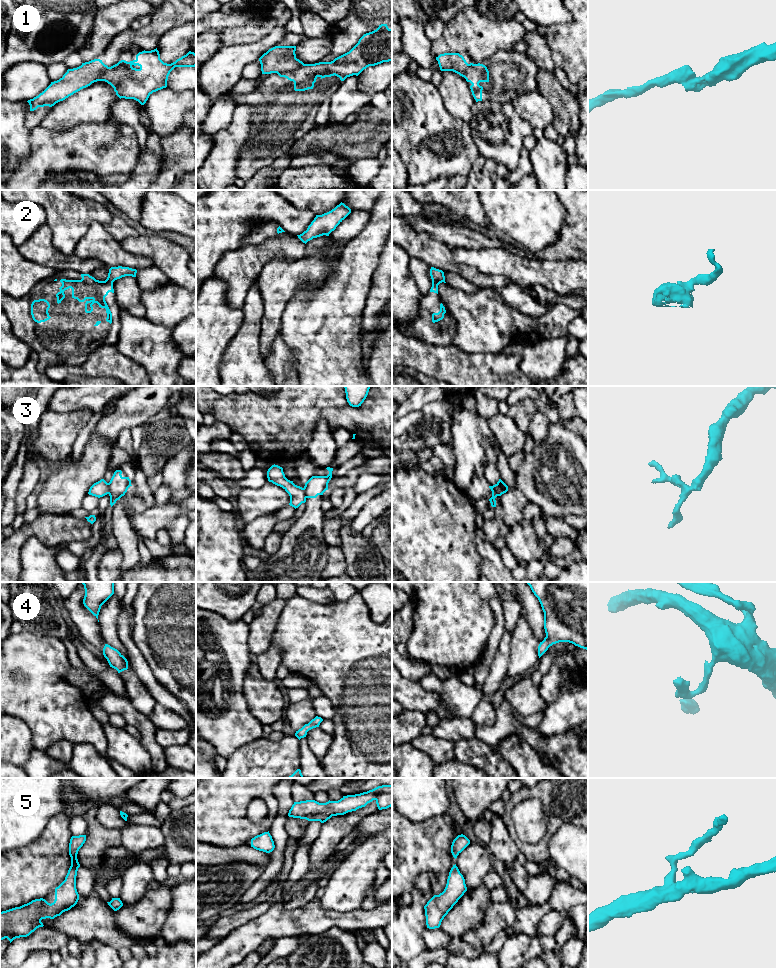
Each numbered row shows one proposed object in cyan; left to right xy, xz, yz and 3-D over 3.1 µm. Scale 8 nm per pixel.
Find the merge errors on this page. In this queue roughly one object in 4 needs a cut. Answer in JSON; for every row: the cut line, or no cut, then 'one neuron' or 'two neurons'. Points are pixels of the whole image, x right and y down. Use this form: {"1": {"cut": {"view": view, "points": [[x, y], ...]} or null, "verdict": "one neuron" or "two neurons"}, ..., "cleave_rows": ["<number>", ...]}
{"1": {"cut": {"view": "xz", "points": [[304, 64], [278, 74]]}, "verdict": "two neurons"}, "2": {"cut": null, "verdict": "one neuron"}, "3": {"cut": {"view": "yz", "points": [[501, 480], [498, 486], [498, 495]]}, "verdict": "two neurons"}, "4": {"cut": null, "verdict": "one neuron"}, "5": {"cut": null, "verdict": "one neuron"}, "cleave_rows": ["1", "3"]}

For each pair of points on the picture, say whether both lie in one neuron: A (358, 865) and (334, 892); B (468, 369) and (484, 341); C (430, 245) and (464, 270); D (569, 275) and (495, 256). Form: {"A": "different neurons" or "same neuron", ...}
{"A": "same neuron", "B": "different neurons", "C": "same neuron", "D": "same neuron"}

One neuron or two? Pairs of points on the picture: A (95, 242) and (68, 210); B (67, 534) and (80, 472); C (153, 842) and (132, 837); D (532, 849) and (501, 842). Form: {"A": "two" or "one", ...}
{"A": "two", "B": "two", "C": "one", "D": "two"}

